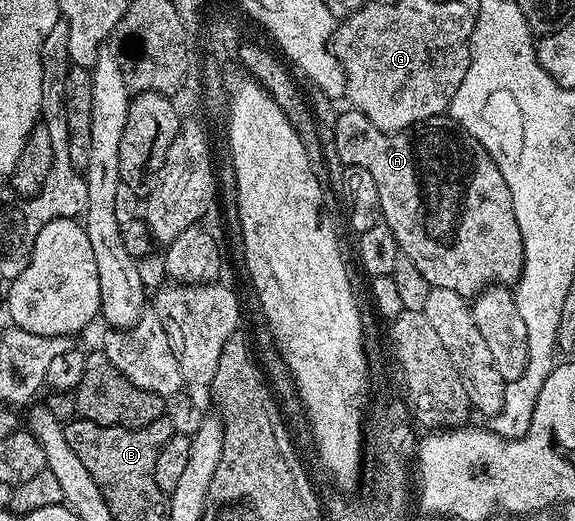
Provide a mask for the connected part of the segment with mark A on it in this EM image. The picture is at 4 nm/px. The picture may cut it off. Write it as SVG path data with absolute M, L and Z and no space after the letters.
M347 110L332 127L332 147L337 157L352 167L348 169L370 173L378 188L381 220L394 233L399 254L414 261L414 269L426 277L429 288L454 289L471 300L486 287L515 284L524 272L524 246L510 191L487 151L444 117L427 119L406 131L383 131L361 111Z

